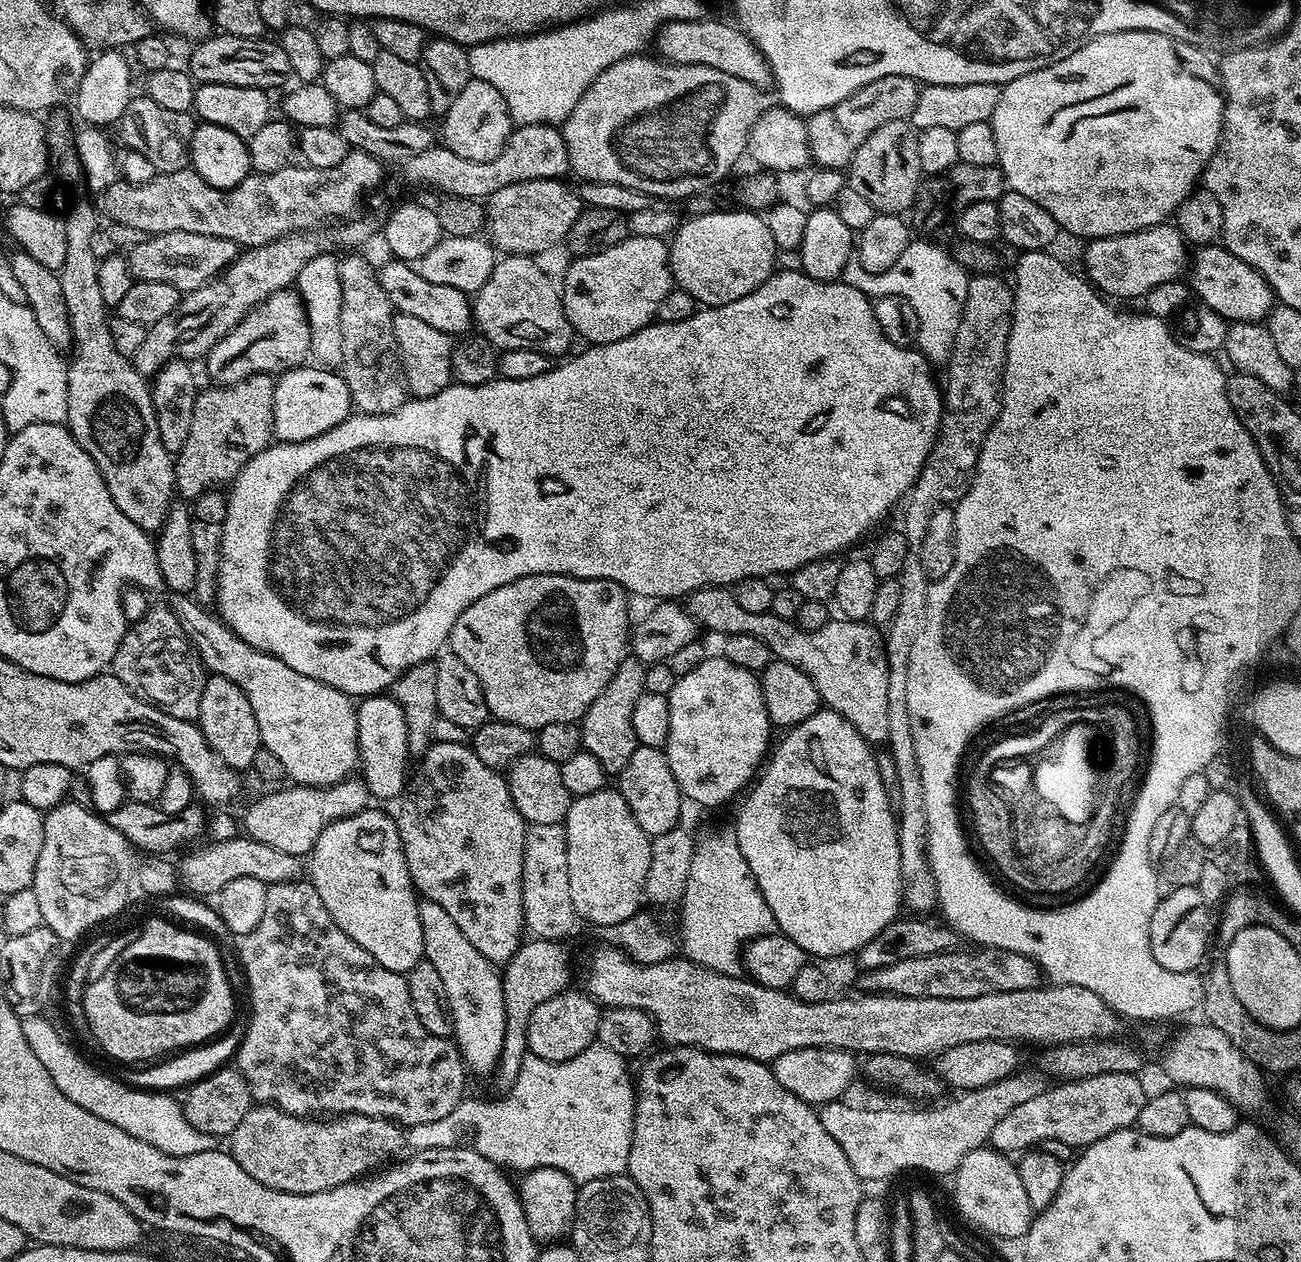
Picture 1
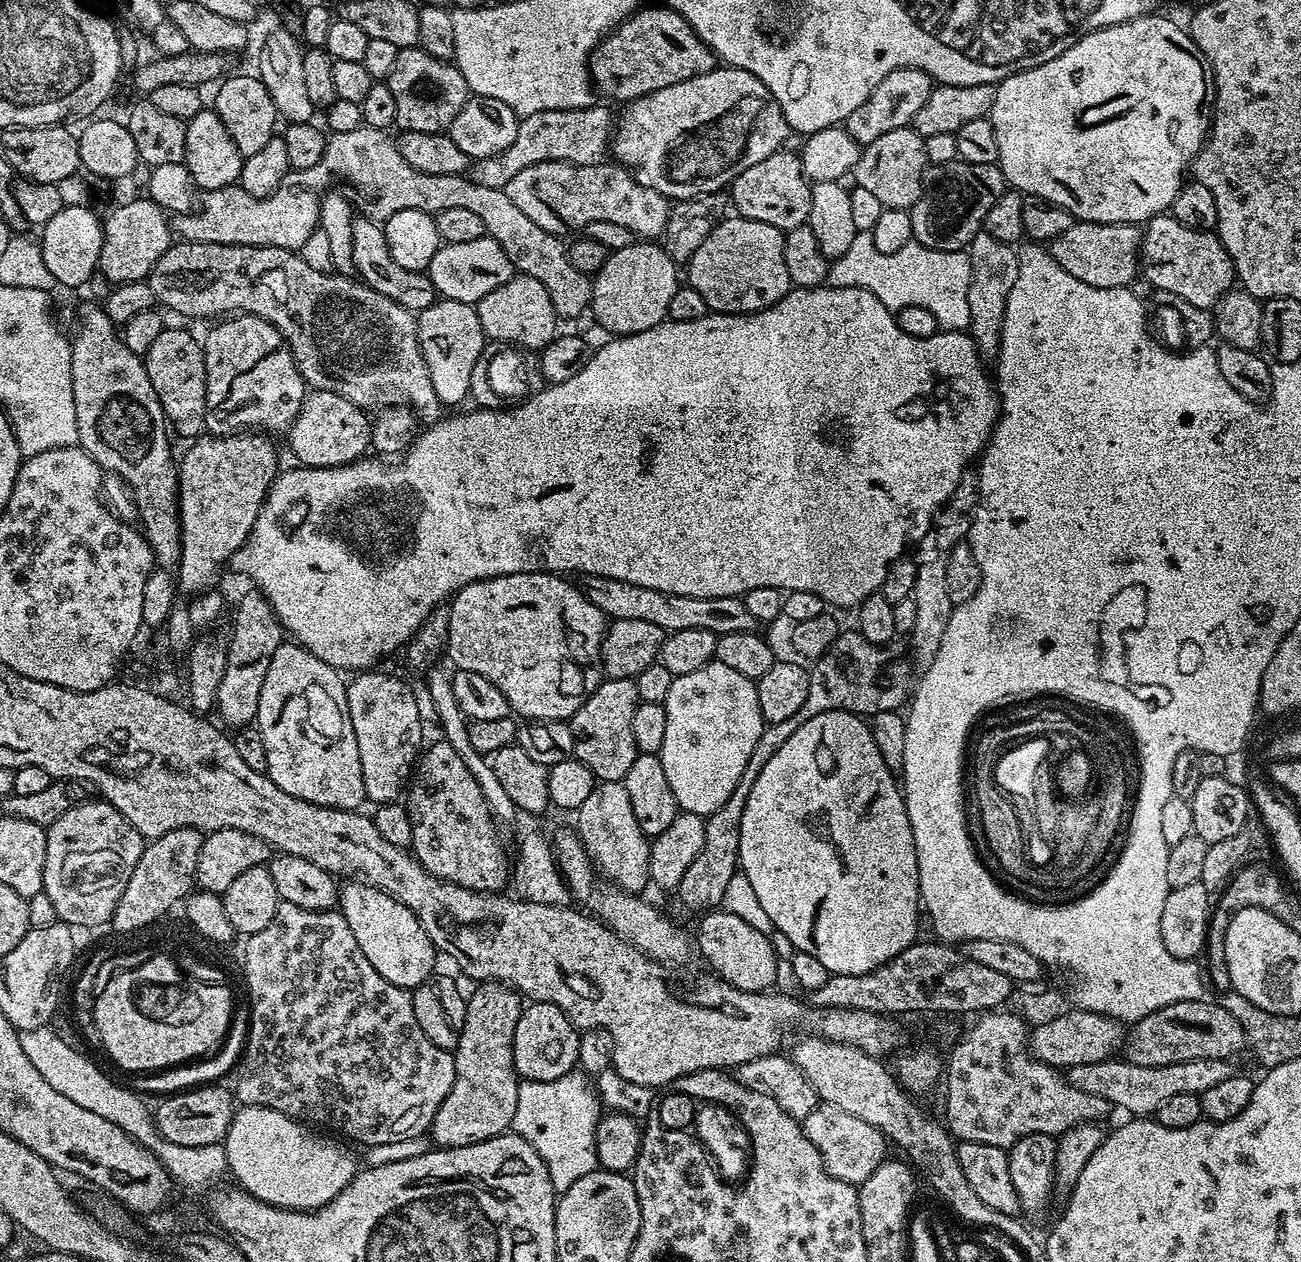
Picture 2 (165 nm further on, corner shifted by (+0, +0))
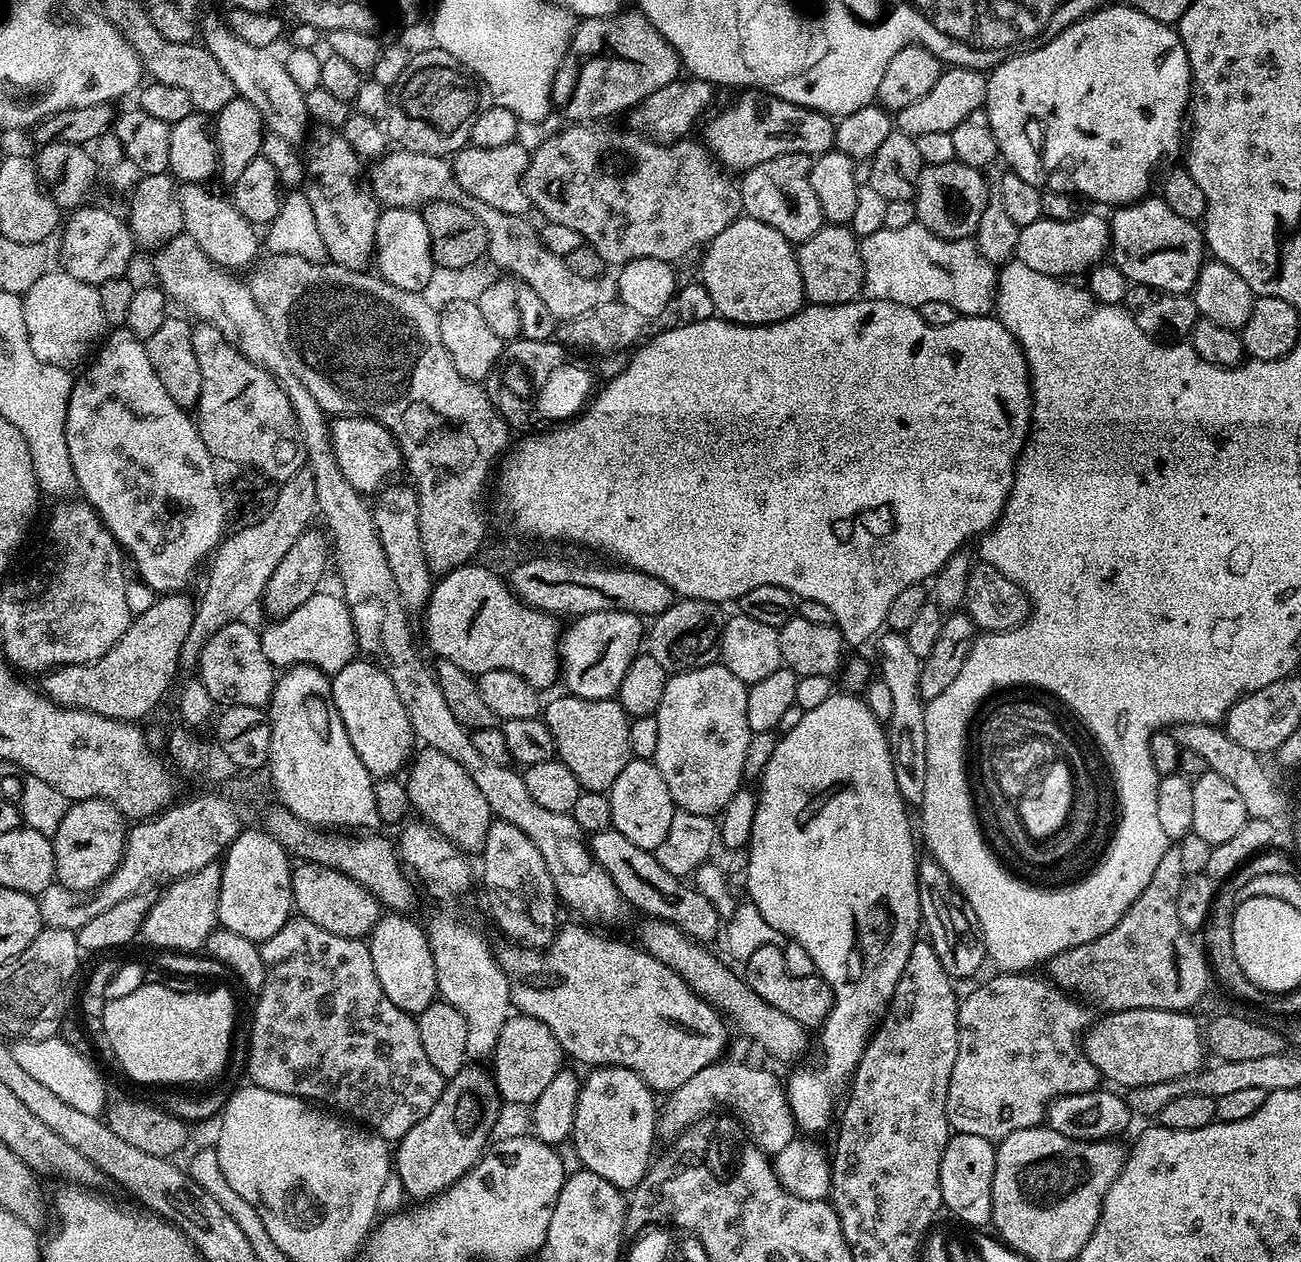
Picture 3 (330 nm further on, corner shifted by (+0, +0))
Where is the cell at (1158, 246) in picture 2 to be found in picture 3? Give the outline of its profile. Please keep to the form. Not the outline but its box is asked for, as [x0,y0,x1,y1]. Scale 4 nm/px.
[1110,194,1206,293]

